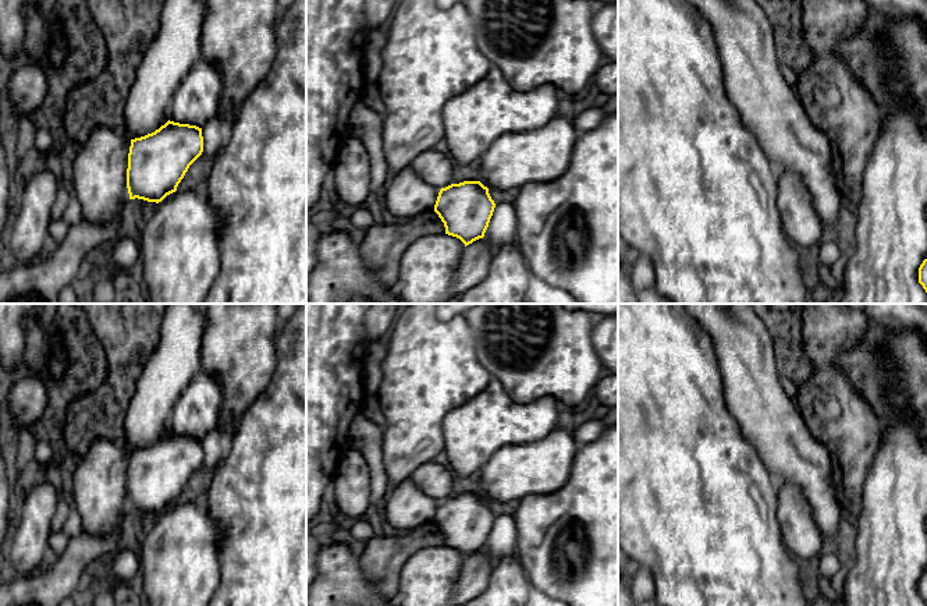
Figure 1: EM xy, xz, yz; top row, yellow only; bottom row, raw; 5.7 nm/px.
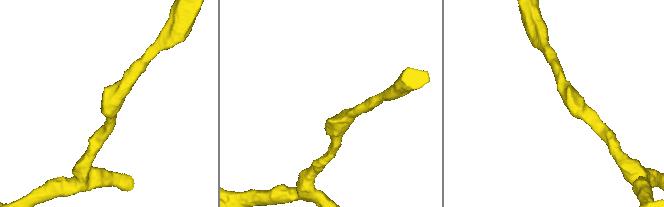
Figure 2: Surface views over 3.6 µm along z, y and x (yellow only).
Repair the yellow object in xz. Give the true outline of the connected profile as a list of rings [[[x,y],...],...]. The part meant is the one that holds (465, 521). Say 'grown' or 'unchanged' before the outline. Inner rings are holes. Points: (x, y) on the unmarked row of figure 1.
unchanged; [[[464,493],[441,500],[434,517],[445,546],[459,550],[465,559],[483,550],[496,515],[480,493]]]

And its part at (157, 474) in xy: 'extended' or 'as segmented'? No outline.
as segmented

